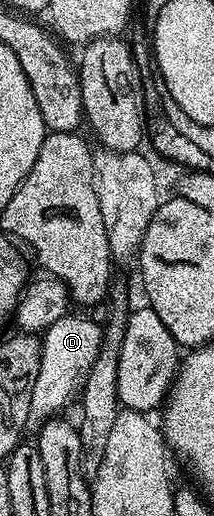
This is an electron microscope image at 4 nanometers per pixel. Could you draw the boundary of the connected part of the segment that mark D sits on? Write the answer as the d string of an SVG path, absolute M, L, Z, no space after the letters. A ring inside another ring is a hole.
M66 314L59 318L41 336L41 361L39 362L39 378L35 378L35 386L31 386L31 410L29 423L40 426L46 420L56 417L65 402L78 395L85 383L85 375L91 370L95 358L101 349L103 328L100 323L88 320L85 316Z

